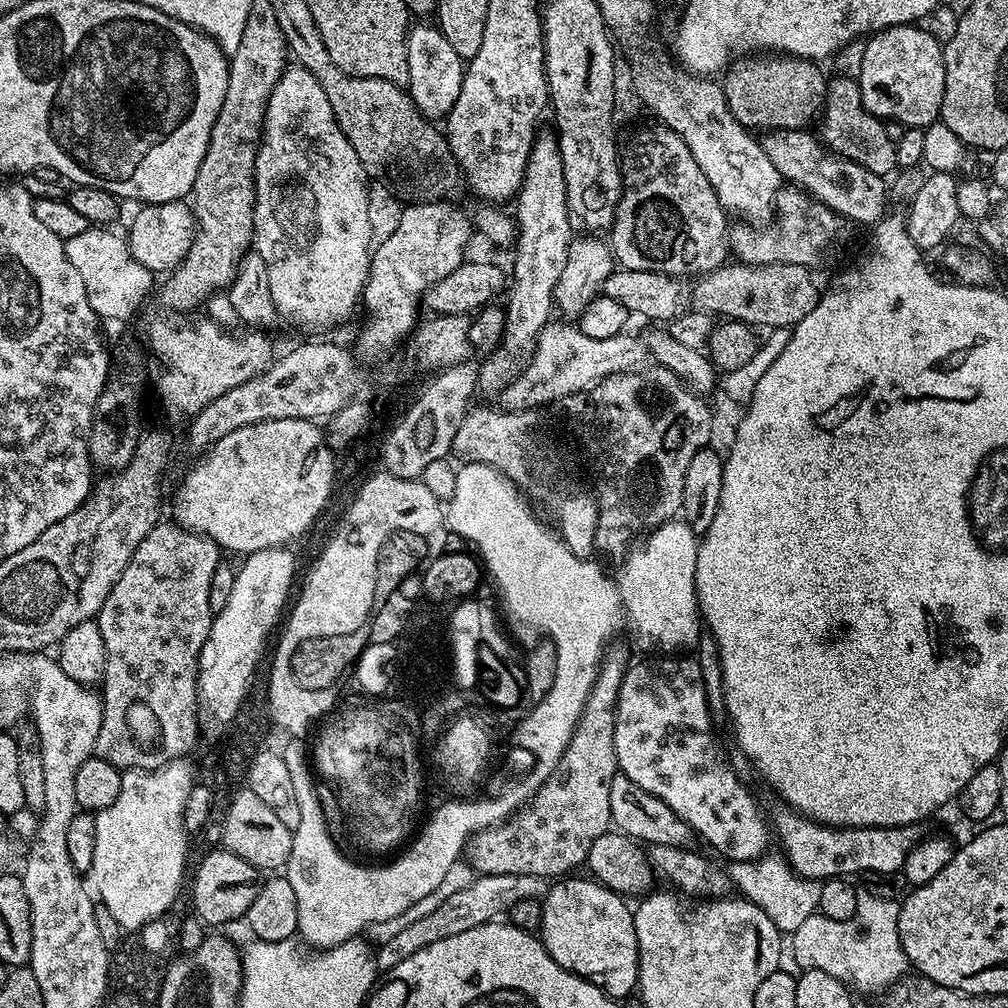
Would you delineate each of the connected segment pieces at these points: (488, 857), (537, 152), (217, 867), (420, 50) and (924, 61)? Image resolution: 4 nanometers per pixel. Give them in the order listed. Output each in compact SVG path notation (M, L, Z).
M612 654L605 655L604 659L600 661L600 670L596 673L596 681L588 695L588 701L584 704L584 709L580 715L580 721L576 723L576 729L572 731L570 742L565 746L564 753L562 753L562 762L560 763L560 772L556 773L551 783L547 783L544 791L539 795L535 795L527 804L523 806L520 811L508 817L503 824L493 829L481 829L471 837L466 844L466 859L472 865L473 873L489 876L490 874L534 874L535 876L542 876L545 878L560 878L568 872L571 868L576 868L587 861L590 854L590 846L594 846L594 842L603 834L609 831L612 824L612 815L610 814L610 782L614 782L614 778L618 774L616 767L616 755L614 754L614 714L616 713L616 703L618 702L618 690L620 683L626 671L626 663L620 656L612 656Z
M537 131L536 138L532 142L532 149L528 155L528 165L524 171L524 181L520 184L520 191L515 197L514 219L518 225L518 237L514 245L516 261L510 267L510 287L507 289L508 304L504 308L505 324L504 336L495 351L489 351L484 362L479 365L479 391L503 393L504 389L512 383L520 374L520 369L532 358L532 352L536 348L536 340L540 337L540 331L550 322L548 315L553 315L554 301L552 291L554 286L562 278L562 270L566 270L566 258L574 239L574 233L570 226L568 207L566 206L566 174L562 166L562 154L560 153L560 141L555 131Z
M217 846L201 858L196 868L196 877L192 880L192 908L205 925L228 924L239 916L240 919L247 917L250 902L254 902L261 883L261 873L253 864L238 858L238 854L227 848Z
M420 22L413 25L407 36L407 76L406 90L416 108L428 119L436 122L445 119L461 93L464 81L464 61L455 53L454 46L447 41L437 25Z
M915 23L899 24L893 28L884 28L867 37L862 70L858 79L862 102L870 114L879 116L885 122L897 120L904 128L928 128L940 120L940 107L946 90L946 66L941 41L936 41L926 29Z

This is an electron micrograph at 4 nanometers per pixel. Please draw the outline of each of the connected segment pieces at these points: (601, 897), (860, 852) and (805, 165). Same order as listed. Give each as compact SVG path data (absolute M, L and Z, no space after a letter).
M572 878L557 879L542 897L544 909L538 929L540 941L546 946L550 958L558 962L558 966L598 986L613 1000L623 1001L633 995L638 984L638 938L632 921L633 909L625 897L618 892L611 892L595 878L568 879Z
M783 810L776 816L776 836L780 839L782 855L799 876L821 882L833 878L852 878L855 872L890 874L903 869L906 858L922 839L915 824L906 826L878 826L877 828L833 828L819 824L795 810Z
M777 128L765 135L768 137L763 137L762 143L766 150L766 158L770 158L770 162L774 162L774 170L778 170L778 174L785 181L791 182L807 192L809 196L820 200L827 208L833 208L838 215L848 217L849 221L856 223L857 220L858 223L865 224L865 226L875 224L882 215L880 207L890 200L890 188L885 177L879 172L872 172L868 168L854 163L853 160L829 152L823 143L813 133L812 137L810 133L811 131L802 128Z

